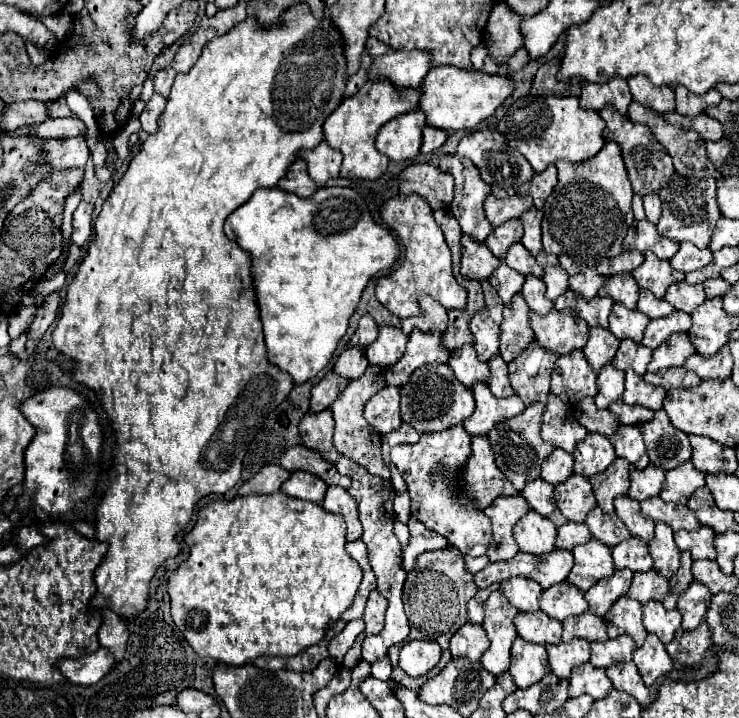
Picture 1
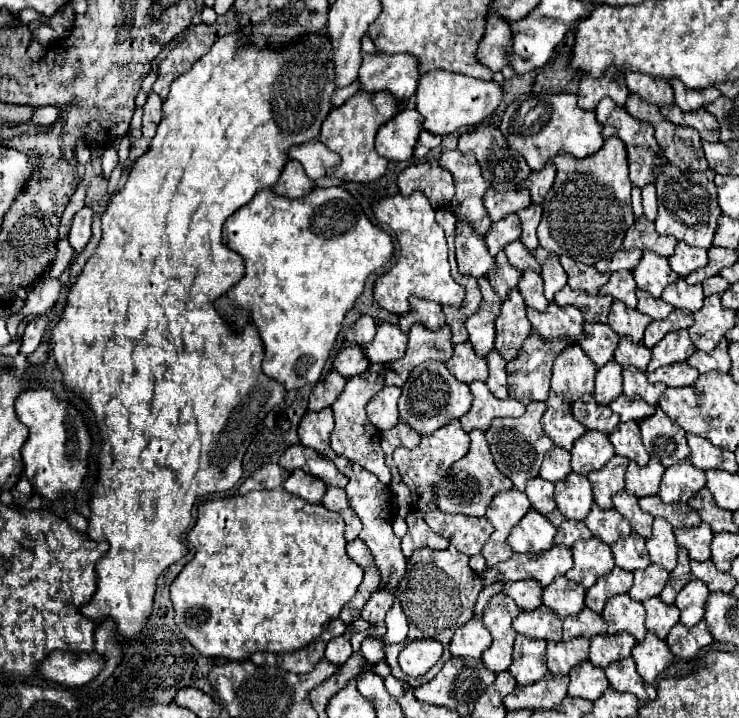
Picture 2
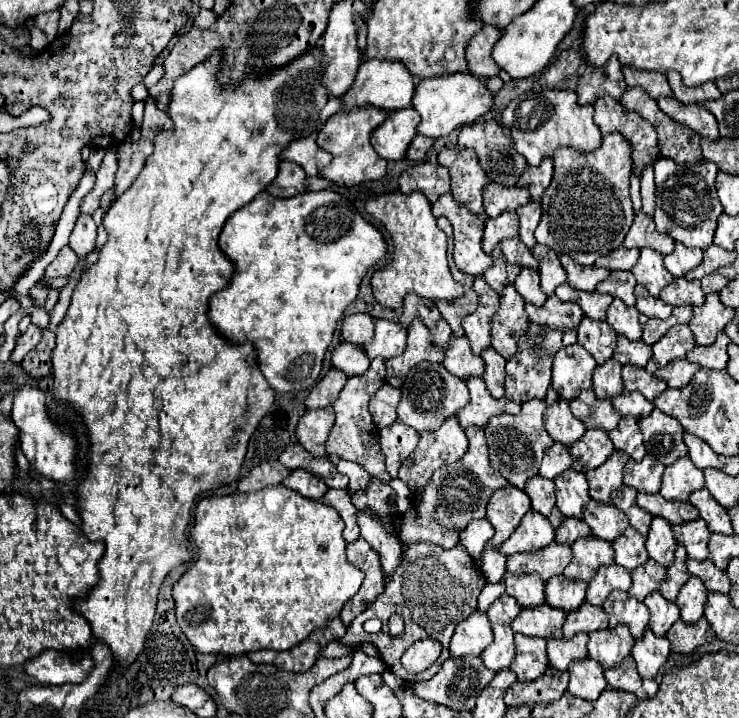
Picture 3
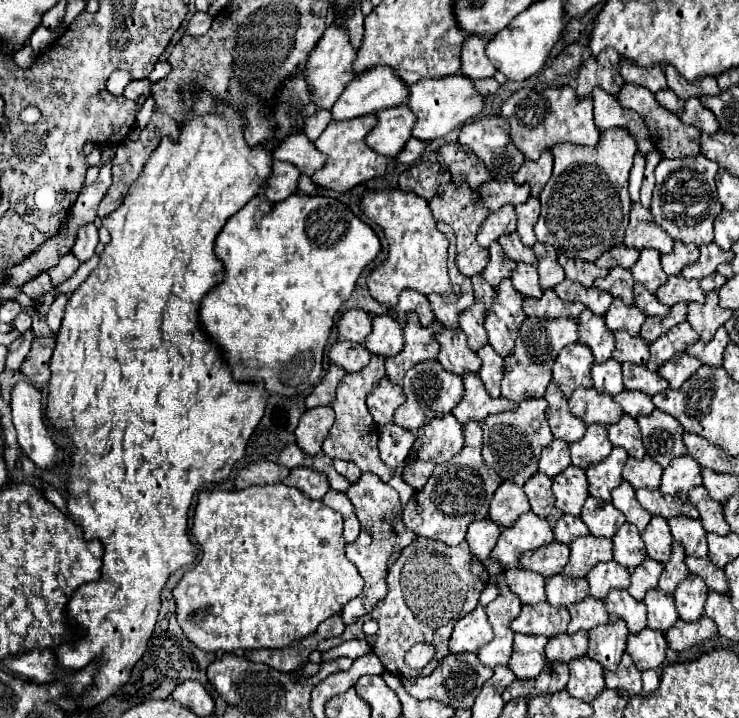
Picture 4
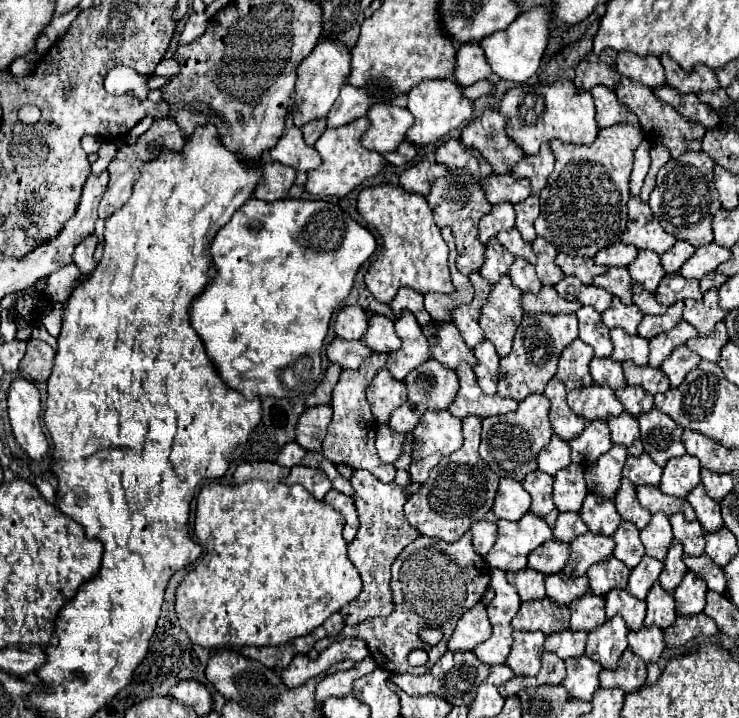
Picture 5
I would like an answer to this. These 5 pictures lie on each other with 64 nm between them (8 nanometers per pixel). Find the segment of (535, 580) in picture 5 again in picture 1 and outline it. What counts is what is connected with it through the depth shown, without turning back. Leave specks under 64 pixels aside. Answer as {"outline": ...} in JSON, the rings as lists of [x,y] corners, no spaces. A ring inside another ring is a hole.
{"outline":[[[512,578],[500,582],[500,592],[510,600],[514,608],[520,612],[536,612],[542,588],[530,578]]]}

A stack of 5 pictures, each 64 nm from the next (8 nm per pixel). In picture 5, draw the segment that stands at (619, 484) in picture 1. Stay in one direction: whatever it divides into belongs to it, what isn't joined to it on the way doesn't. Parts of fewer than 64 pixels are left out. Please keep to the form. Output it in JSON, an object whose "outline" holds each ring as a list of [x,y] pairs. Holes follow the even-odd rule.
{"outline":[[[612,446],[606,454],[602,454],[586,472],[586,484],[592,494],[608,496],[610,500],[616,496],[620,488],[620,478],[622,478],[622,468],[626,462],[626,448],[624,446]]]}

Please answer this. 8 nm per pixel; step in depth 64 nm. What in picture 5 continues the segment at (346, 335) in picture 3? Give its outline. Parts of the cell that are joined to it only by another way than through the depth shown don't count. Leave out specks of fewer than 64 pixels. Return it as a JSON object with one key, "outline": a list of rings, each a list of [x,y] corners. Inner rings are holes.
{"outline":[[[344,306],[336,314],[334,330],[344,340],[360,340],[368,328],[368,316],[360,306]]]}

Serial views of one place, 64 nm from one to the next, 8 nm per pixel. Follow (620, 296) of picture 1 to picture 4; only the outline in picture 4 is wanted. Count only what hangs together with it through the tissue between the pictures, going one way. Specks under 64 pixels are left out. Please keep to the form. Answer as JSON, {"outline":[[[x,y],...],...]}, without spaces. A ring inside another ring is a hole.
{"outline":[[[618,266],[610,268],[608,276],[606,278],[598,278],[594,282],[594,286],[600,288],[600,290],[610,292],[616,298],[620,298],[624,304],[634,304],[634,296],[632,296],[634,280],[632,280],[630,270],[626,270],[626,268],[618,268]]]}

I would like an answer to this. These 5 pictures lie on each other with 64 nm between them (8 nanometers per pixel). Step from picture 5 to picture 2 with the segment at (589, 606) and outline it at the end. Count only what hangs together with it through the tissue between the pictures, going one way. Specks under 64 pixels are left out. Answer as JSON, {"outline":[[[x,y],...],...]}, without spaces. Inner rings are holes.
{"outline":[[[584,608],[580,614],[568,616],[564,620],[564,640],[576,638],[576,636],[592,638],[592,636],[604,634],[604,632],[606,632],[604,618],[596,612],[590,612],[590,608]]]}

